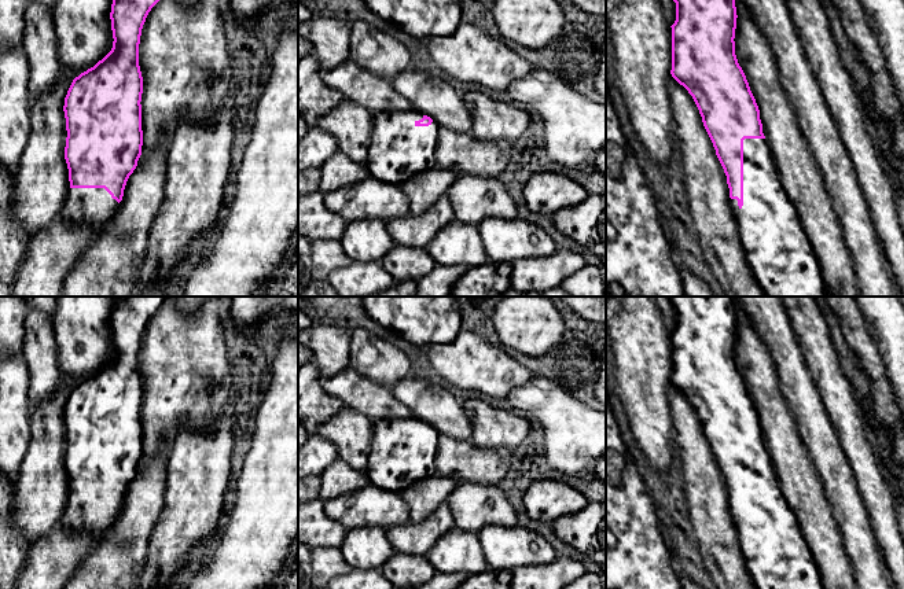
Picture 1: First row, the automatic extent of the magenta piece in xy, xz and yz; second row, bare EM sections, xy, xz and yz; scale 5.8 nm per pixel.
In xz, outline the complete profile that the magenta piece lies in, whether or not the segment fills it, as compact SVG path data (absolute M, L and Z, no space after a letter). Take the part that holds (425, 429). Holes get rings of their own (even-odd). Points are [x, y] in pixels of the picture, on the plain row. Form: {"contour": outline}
{"contour": "M414 416L375 421L367 464L370 483L400 493L437 474L434 457L440 434Z"}

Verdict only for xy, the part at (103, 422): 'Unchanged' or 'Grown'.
Grown

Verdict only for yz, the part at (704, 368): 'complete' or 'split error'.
split error

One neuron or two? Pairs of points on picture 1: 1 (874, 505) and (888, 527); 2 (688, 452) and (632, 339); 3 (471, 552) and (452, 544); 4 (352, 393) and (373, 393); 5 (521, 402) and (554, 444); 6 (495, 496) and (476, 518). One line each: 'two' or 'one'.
1: one
2: two
3: one
4: one
5: one
6: one

